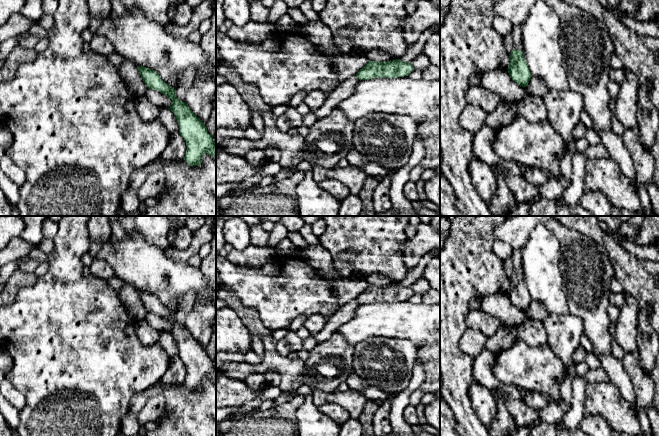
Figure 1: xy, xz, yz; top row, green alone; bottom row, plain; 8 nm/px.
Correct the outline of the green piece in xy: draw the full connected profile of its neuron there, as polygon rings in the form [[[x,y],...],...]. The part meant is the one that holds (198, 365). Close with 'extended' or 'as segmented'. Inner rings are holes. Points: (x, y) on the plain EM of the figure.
[[[137,290],[137,293],[148,313],[154,313],[172,324],[170,334],[174,337],[179,357],[186,367],[186,377],[183,381],[189,390],[199,390],[205,377],[216,382],[216,369],[208,357],[205,348],[193,337],[186,326],[176,320],[176,313],[166,308],[153,293]]] | as segmented

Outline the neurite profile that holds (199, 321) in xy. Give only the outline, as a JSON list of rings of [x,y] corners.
[[[214,220],[212,232],[211,251],[200,265],[205,282],[204,288],[200,292],[199,301],[187,315],[185,323],[186,328],[204,348],[211,340],[212,323],[216,315],[216,307],[209,299],[211,286],[216,281],[216,220]]]

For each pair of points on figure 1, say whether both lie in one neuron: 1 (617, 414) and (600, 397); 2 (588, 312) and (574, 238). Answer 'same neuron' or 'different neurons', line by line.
1: same neuron
2: same neuron

